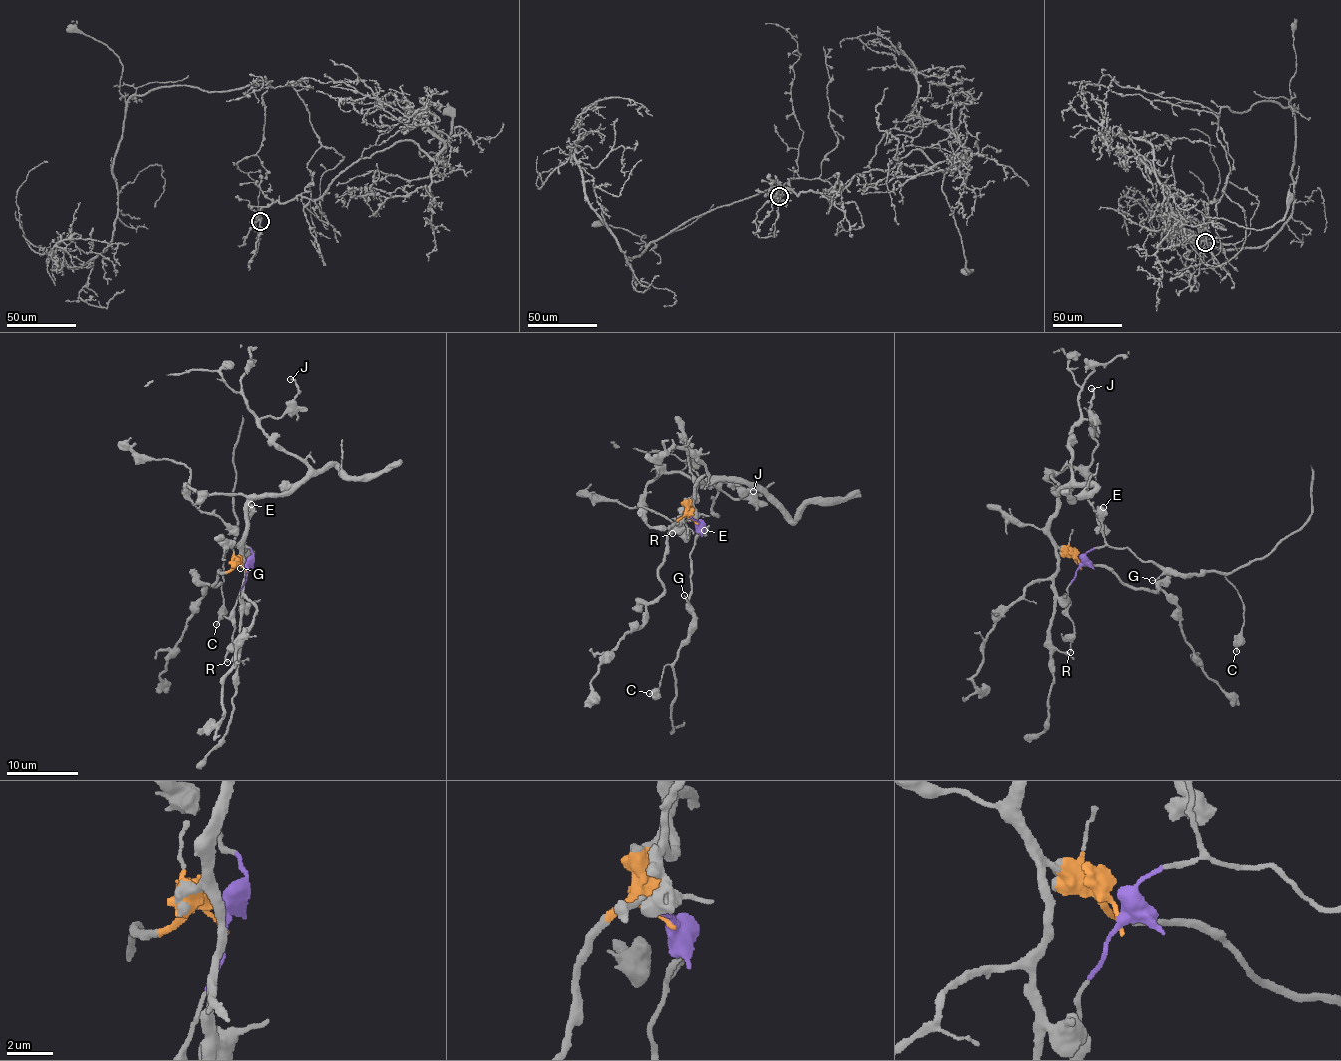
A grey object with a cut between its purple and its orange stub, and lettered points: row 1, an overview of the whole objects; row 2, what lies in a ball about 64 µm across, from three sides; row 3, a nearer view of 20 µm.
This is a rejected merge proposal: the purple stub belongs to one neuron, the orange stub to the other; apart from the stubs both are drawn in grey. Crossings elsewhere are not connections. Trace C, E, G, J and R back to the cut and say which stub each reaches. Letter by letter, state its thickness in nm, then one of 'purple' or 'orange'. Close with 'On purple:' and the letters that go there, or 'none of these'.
C: 180 nm thick; purple
E: 700 nm thick; purple
G: 90 nm thick; purple
J: 190 nm thick; orange
R: 140 nm thick; purple
On purple: C, E, G, R

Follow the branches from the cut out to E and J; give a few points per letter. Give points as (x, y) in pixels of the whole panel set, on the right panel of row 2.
E: (1080, 564), (1080, 557), (1105, 543), (1102, 530), (1103, 506)
J: (1080, 564), (1050, 534), (1050, 519), (1055, 491), (1072, 477), (1076, 425), (1084, 419), (1090, 424), (1091, 389)

